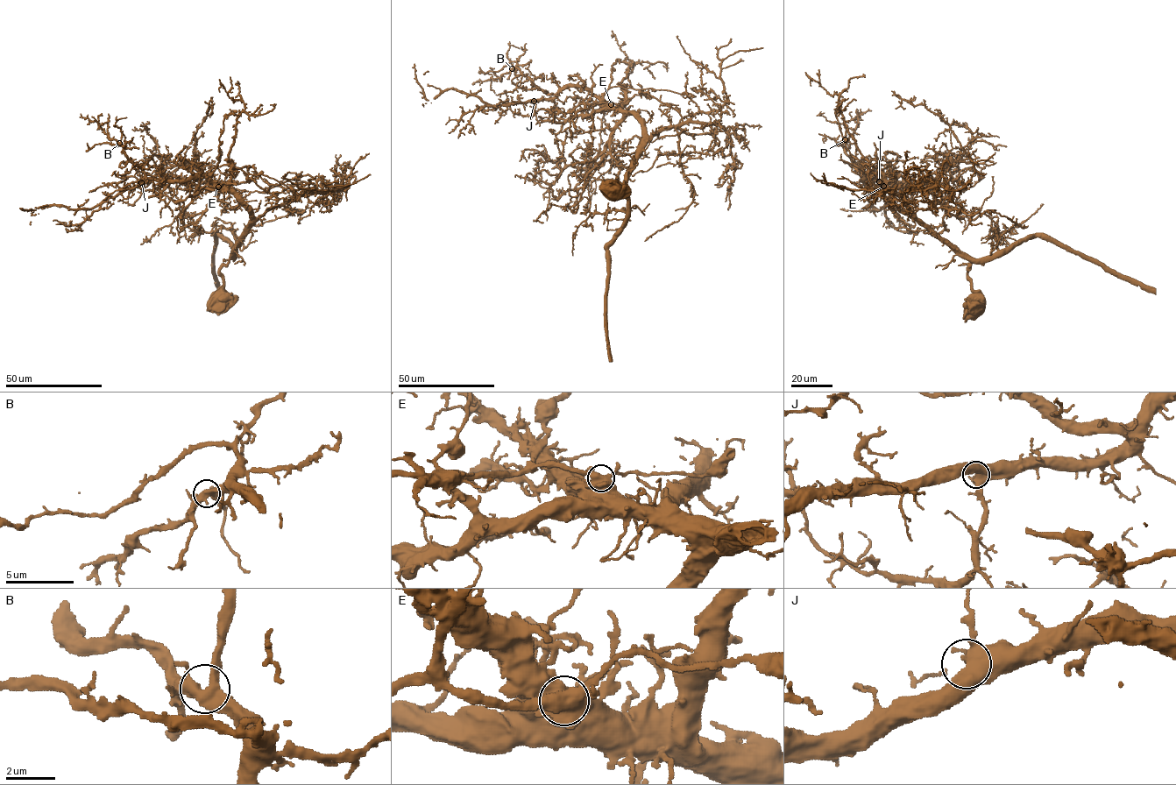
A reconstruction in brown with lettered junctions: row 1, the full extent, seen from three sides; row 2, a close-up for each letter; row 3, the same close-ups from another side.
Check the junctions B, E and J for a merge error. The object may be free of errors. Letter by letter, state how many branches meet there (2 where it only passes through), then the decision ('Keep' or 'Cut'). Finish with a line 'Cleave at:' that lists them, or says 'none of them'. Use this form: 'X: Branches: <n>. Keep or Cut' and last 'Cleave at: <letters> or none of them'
B: Branches: 4. Keep
E: Branches: 4. Cut
J: Branches: 4. Keep
Cleave at: E

